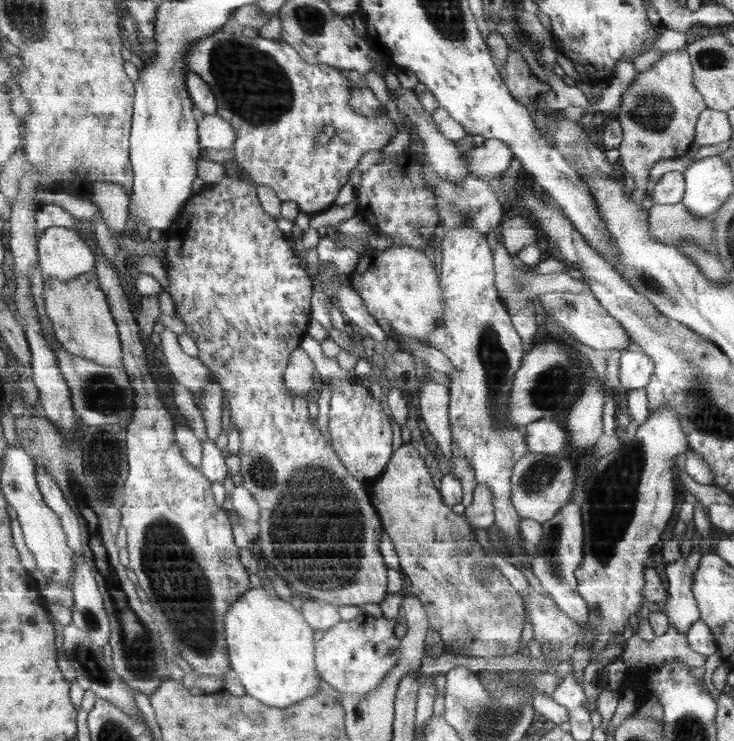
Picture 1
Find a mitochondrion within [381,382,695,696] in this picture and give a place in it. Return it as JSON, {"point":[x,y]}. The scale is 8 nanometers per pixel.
{"point":[611,497]}

